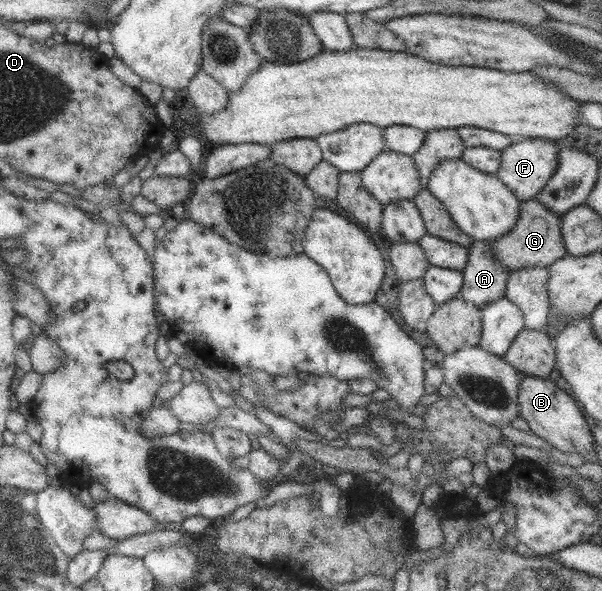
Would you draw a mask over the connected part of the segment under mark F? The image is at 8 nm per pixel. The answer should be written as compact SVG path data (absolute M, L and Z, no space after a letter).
M527 138L519 144L511 144L501 152L502 162L496 178L499 178L520 201L535 199L545 184L553 177L558 166L559 146L553 140Z

